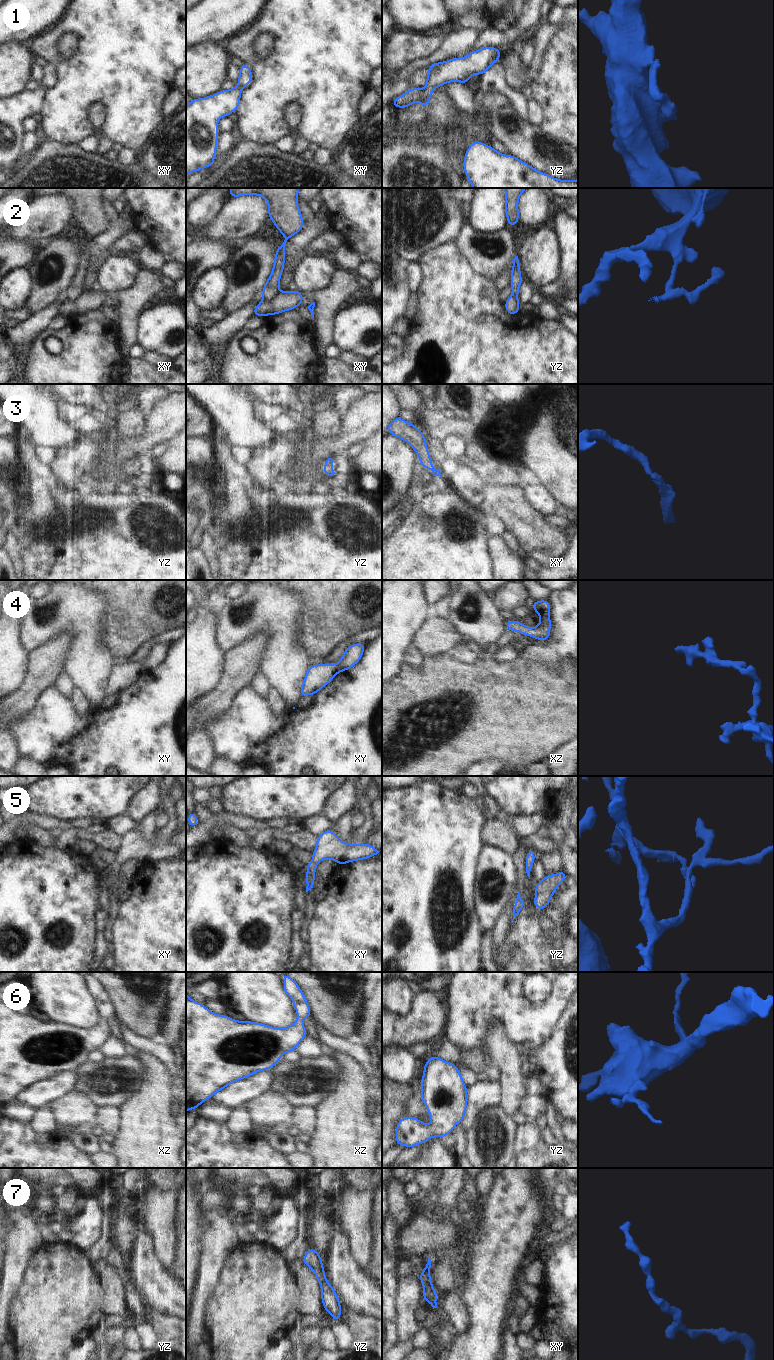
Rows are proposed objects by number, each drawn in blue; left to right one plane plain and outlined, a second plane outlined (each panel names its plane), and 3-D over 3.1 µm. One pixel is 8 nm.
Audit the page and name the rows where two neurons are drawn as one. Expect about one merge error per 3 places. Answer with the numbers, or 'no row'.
2

